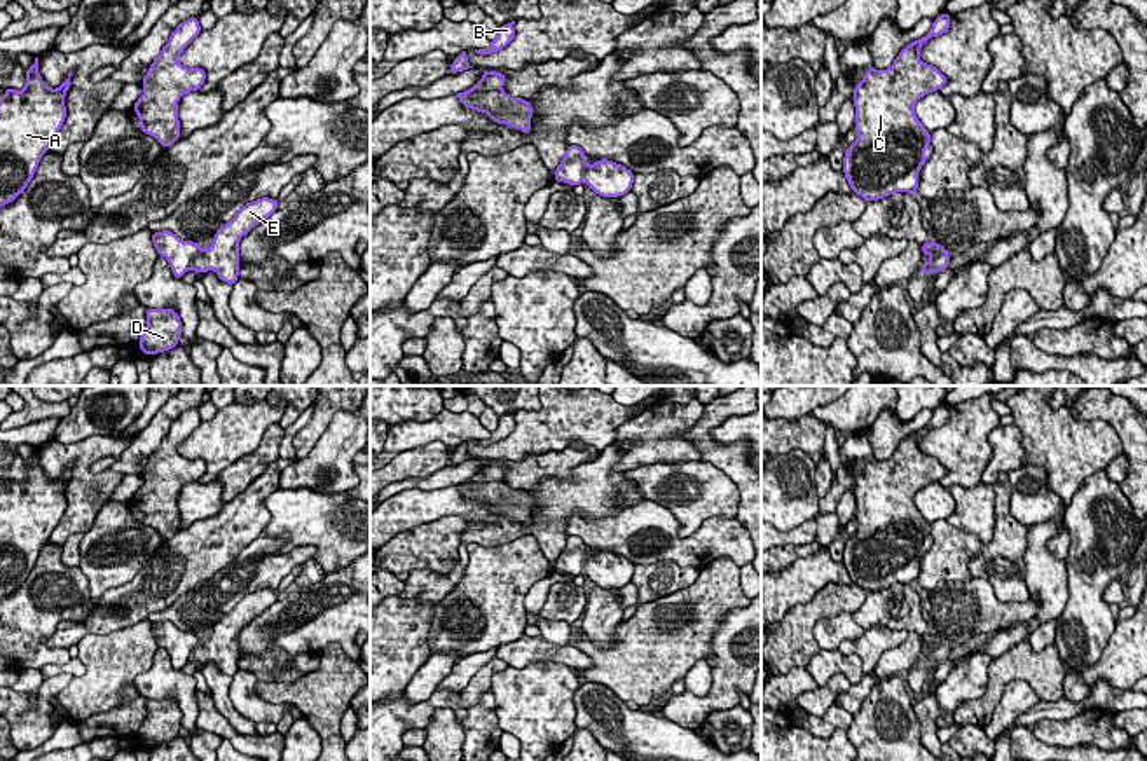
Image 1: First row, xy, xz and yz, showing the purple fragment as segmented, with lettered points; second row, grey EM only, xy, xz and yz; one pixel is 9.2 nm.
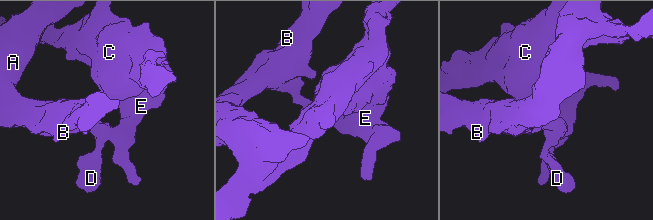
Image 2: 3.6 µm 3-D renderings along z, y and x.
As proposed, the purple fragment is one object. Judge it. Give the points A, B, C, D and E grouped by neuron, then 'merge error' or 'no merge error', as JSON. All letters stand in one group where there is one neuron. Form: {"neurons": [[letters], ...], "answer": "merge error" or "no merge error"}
{"neurons": [["A", "B", "D"], ["C", "E"]], "answer": "merge error"}

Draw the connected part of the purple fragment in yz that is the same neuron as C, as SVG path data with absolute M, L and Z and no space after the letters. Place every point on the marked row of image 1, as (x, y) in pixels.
M939 14L931 31L910 42L887 70L868 68L854 87L857 140L843 157L843 173L854 194L878 201L894 192L917 195L918 173L931 133L915 113L915 103L939 91L948 77L920 59L920 47L950 30L950 14Z

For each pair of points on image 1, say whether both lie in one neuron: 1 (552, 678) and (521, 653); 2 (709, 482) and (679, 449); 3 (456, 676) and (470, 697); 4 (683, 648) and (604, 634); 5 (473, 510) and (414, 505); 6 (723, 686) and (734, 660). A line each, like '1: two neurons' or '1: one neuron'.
1: two neurons
2: two neurons
3: two neurons
4: two neurons
5: one neuron
6: one neuron

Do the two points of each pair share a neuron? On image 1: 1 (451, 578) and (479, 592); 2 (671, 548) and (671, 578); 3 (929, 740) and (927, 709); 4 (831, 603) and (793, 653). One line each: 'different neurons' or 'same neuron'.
1: different neurons
2: different neurons
3: same neuron
4: same neuron

